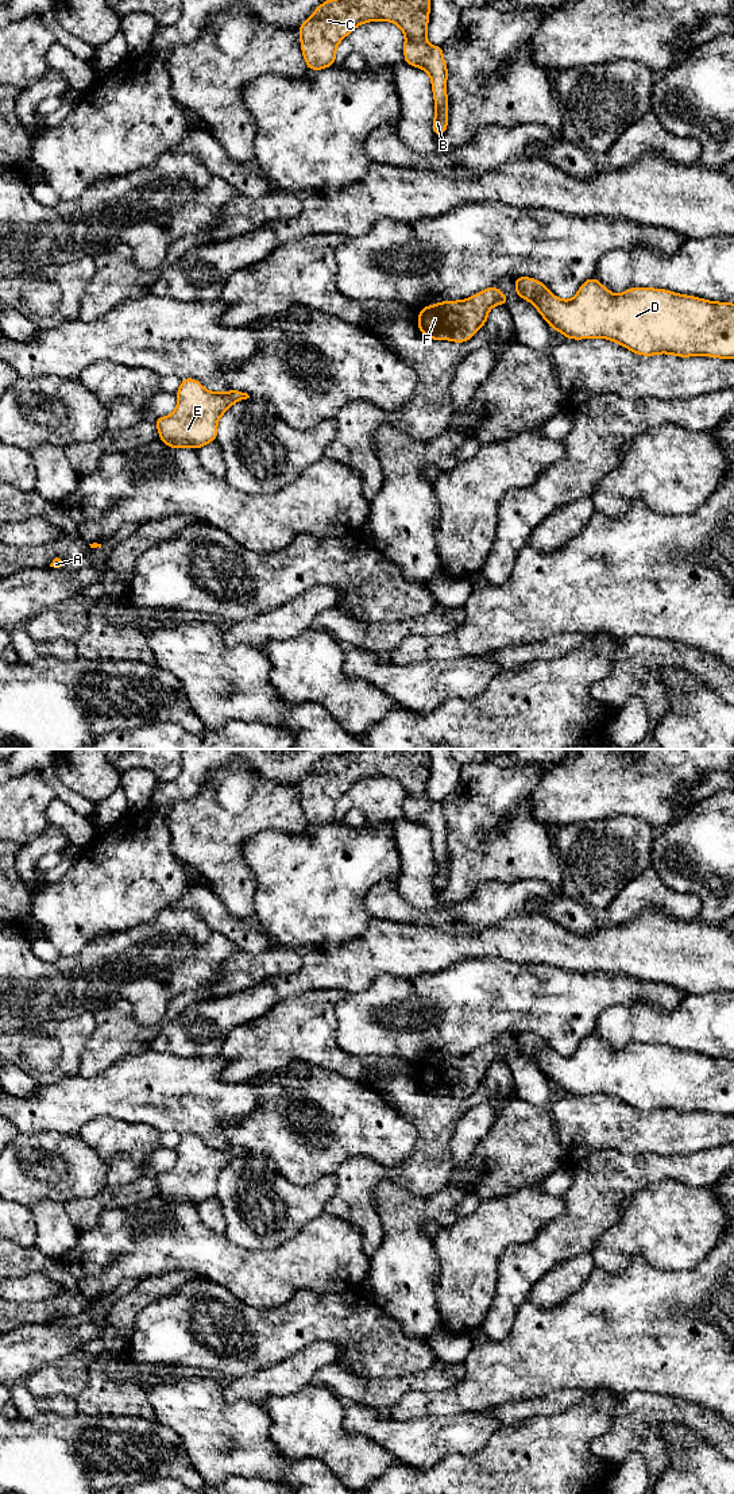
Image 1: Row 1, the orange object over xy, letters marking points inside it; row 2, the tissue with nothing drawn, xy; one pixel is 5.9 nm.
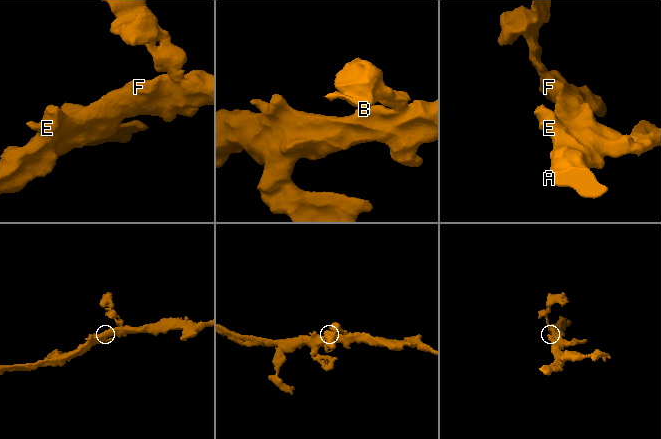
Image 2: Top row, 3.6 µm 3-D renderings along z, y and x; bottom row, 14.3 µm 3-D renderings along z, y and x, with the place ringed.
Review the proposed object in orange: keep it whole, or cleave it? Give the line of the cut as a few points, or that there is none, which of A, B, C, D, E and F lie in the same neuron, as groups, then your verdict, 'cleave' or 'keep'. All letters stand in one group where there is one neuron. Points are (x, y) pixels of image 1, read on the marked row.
cut in xy along (548, 290), (537, 293), (529, 301); A D E F / B C; cleave

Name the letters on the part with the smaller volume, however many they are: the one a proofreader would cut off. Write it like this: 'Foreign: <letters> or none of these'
Foreign: B, C

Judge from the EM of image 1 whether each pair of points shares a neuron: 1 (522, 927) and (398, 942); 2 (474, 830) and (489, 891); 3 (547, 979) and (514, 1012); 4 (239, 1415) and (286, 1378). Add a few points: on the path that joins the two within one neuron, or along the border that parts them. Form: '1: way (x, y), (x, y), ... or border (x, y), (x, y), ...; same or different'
1: way (491, 942), (478, 946), (429, 946); same
2: border (517, 880), (482, 881), (462, 902); different
3: way (539, 987), (521, 1004); same
4: border (224, 1392), (228, 1402), (247, 1400), (262, 1406); different

